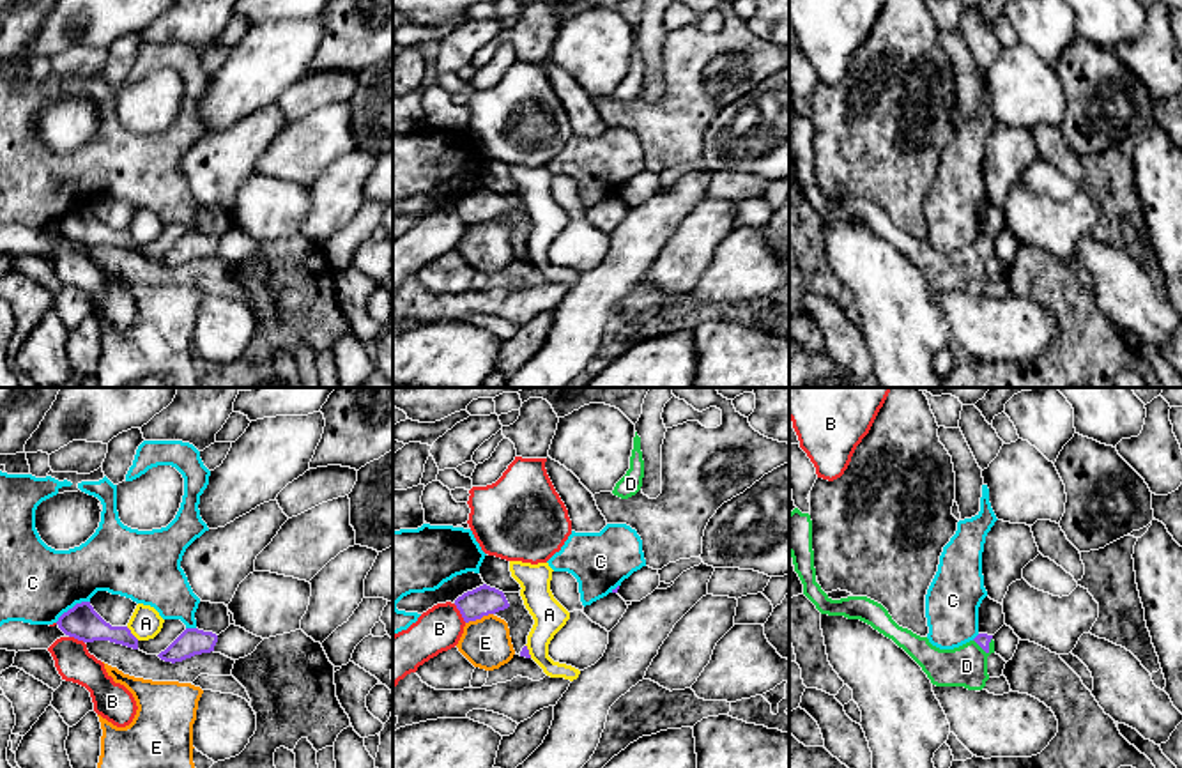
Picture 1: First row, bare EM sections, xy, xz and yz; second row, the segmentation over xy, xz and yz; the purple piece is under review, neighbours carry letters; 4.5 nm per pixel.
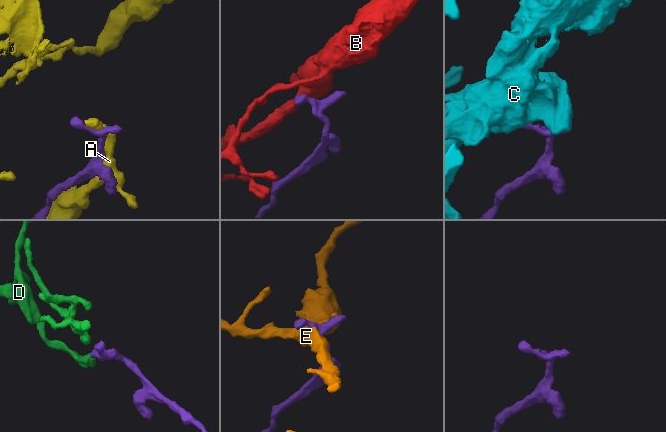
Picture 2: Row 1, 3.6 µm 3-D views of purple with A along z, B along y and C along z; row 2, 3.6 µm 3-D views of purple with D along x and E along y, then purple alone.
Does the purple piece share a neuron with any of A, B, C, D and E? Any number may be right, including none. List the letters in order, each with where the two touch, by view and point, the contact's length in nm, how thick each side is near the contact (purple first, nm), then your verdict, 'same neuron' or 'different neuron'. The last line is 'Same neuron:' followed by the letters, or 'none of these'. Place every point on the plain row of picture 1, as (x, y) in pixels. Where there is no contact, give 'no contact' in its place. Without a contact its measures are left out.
A: contact xy (131, 238); length 90 nm; calibres 160 and 150 nm; different neuron
B: contact xz (460, 216); length 110 nm; calibres 140 and 200 nm; different neuron
C: contact xy (73, 211); length 190 nm; calibres 160 and 360 nm; different neuron
D: contact yz (982, 252); length 100 nm; calibres 60 and 190 nm; same neuron
E: contact xz (478, 222); length 140 nm; calibres 140 and 220 nm; different neuron
Same neuron: D

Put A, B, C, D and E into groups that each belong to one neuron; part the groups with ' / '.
A / B / C / D / E

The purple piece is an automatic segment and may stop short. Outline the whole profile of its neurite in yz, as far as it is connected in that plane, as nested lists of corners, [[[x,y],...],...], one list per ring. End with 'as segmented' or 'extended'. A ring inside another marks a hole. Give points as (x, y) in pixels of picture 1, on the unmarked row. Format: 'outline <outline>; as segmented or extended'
outline [[[798,111],[789,117],[789,157],[803,188],[803,198],[821,218],[844,219],[871,228],[902,251],[936,290],[964,290],[968,294],[986,290],[989,283],[987,260],[994,257],[993,239],[979,237],[959,251],[940,253],[927,241],[899,230],[881,207],[867,200],[832,204],[816,186],[810,119]]]; extended

